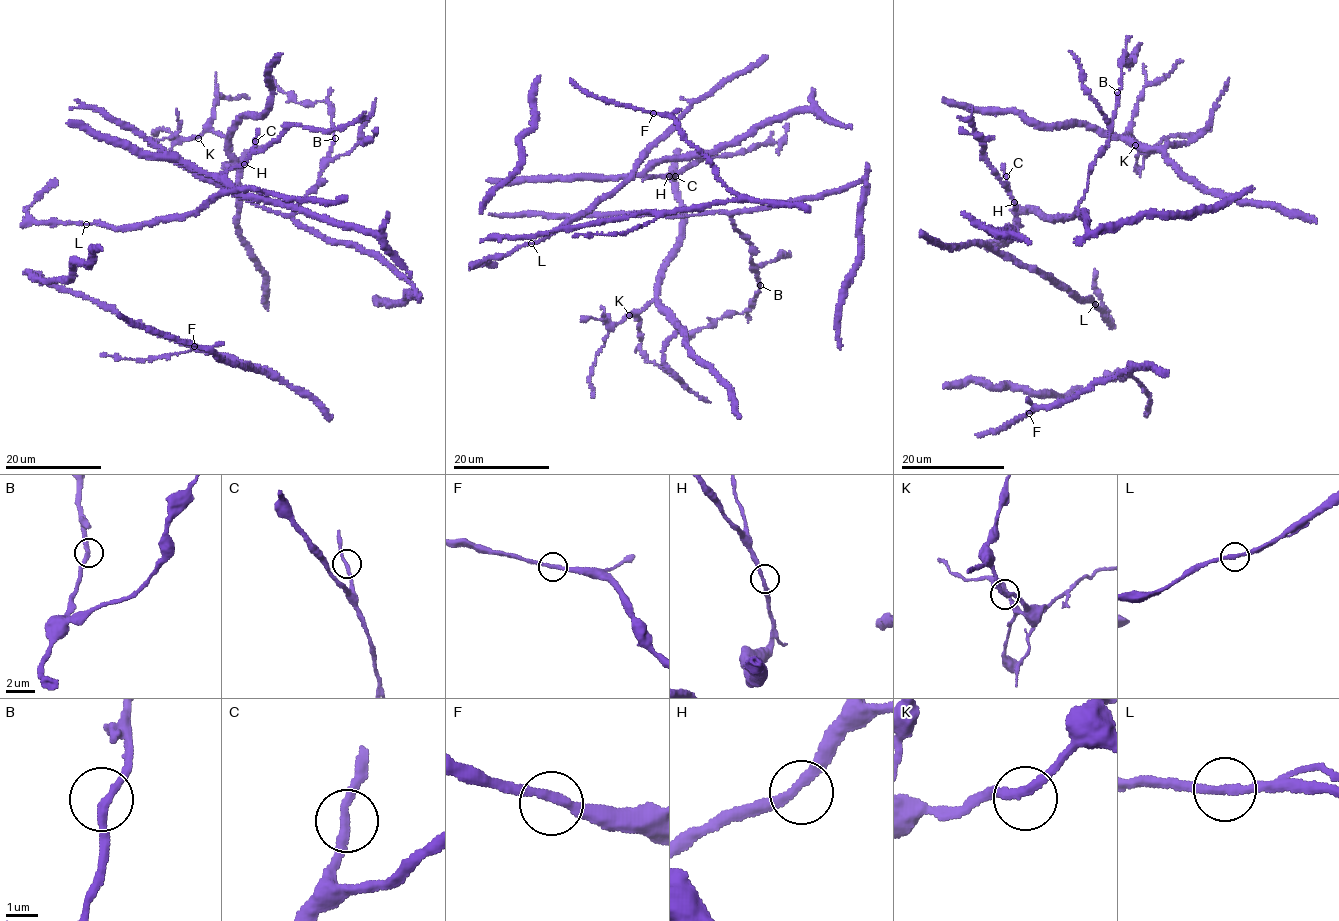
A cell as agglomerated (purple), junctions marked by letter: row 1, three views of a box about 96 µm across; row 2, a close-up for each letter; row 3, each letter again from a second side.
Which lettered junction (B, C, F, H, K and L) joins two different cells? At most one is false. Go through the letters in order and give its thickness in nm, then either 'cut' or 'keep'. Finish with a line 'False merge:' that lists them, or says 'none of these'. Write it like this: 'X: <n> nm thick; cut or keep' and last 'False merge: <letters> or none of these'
B: 260 nm thick; keep
C: 240 nm thick; keep
F: 240 nm thick; keep
H: 280 nm thick; keep
K: 260 nm thick; keep
L: 240 nm thick; keep
False merge: none of these

